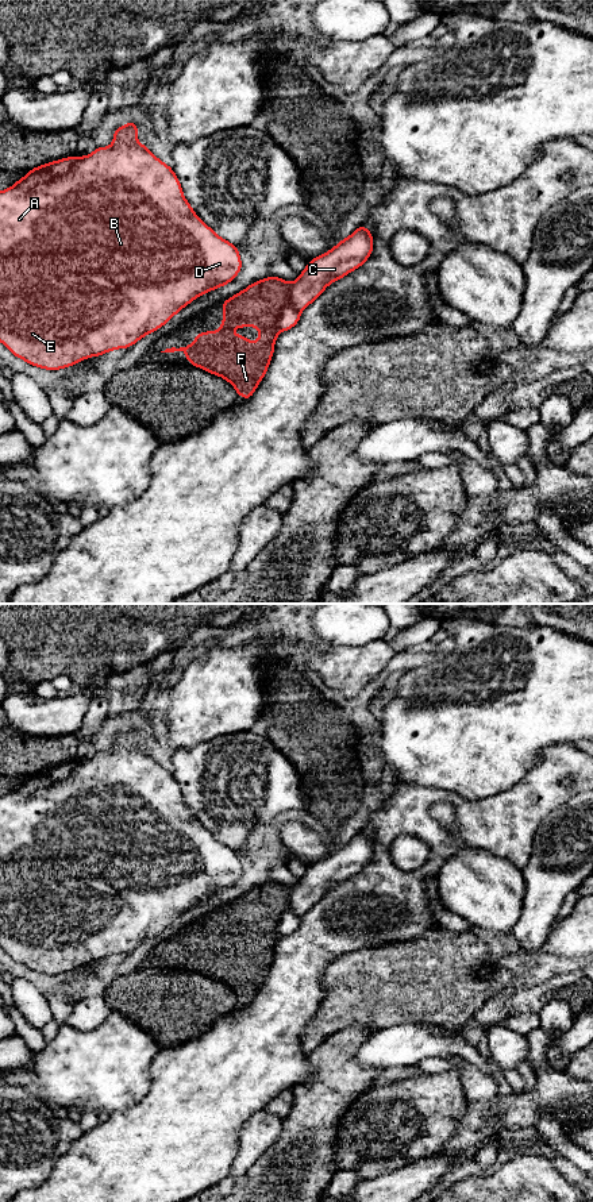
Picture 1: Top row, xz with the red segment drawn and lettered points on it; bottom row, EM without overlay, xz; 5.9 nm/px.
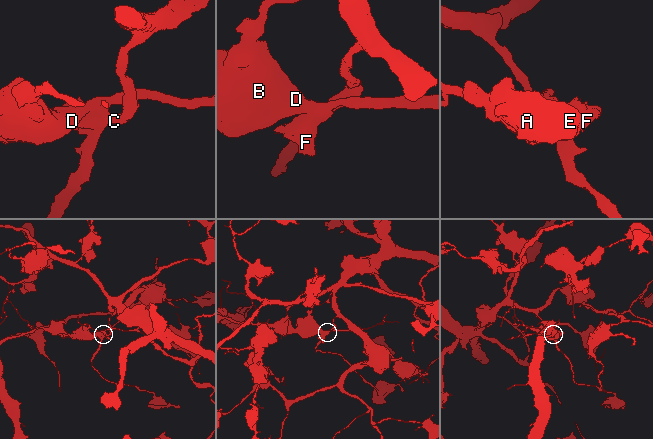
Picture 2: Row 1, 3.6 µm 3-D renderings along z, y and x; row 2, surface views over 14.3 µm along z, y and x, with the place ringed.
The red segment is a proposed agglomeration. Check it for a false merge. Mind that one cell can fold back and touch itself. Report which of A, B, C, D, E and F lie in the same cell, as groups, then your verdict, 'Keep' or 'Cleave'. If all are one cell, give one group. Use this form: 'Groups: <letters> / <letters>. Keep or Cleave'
Groups: A B C D E / F. Cleave

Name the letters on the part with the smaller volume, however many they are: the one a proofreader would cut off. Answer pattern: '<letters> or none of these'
F

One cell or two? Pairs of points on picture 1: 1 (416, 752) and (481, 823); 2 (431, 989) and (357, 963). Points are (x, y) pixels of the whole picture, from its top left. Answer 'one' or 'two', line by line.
1: two
2: one

